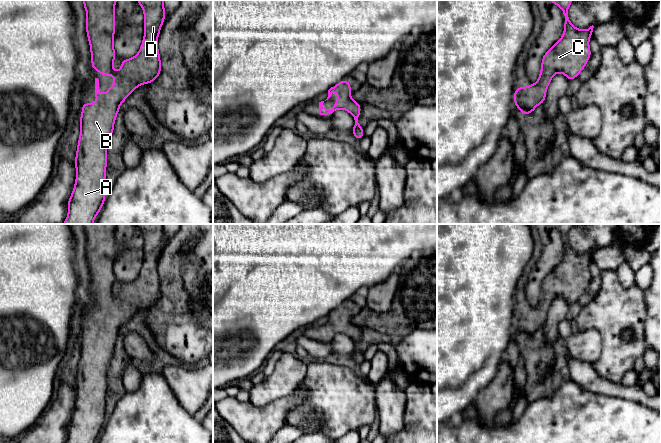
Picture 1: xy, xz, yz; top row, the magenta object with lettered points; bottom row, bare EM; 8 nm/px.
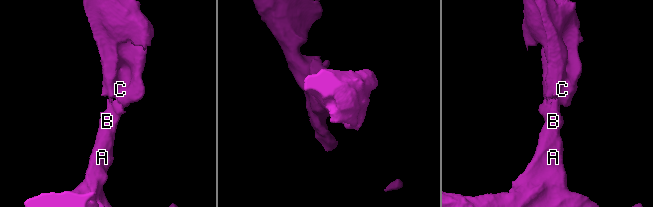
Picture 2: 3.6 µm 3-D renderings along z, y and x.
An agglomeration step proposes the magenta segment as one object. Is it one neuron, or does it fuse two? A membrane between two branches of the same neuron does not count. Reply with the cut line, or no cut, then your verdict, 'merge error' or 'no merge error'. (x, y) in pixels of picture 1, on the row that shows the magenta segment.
no cut | no merge error

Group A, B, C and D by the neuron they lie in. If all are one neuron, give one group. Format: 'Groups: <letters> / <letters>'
Groups: A B C D

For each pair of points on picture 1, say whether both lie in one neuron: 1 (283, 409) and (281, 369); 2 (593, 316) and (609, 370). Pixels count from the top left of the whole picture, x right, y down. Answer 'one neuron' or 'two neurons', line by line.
1: two neurons
2: one neuron

